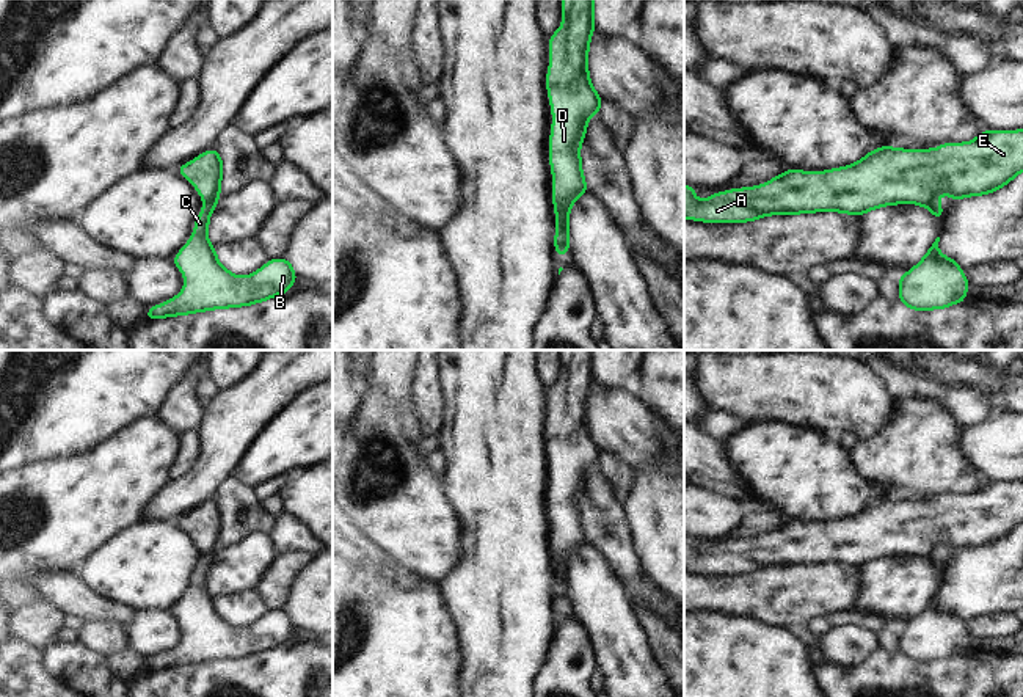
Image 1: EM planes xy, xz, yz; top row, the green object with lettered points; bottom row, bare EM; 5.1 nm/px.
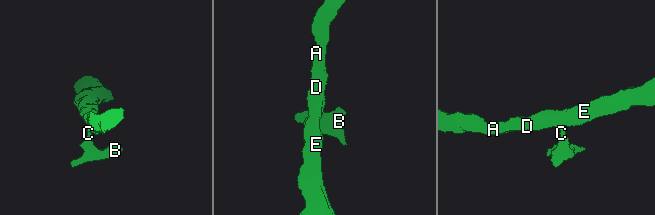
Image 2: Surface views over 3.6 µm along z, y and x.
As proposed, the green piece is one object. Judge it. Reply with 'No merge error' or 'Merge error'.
Merge error

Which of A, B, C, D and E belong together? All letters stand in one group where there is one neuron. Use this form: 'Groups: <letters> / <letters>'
Groups: A D E / B C

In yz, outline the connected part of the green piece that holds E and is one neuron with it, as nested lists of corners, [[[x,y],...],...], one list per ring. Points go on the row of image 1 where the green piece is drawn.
[[[1023,129],[1021,130],[984,130],[968,143],[945,143],[935,149],[897,149],[882,146],[844,168],[830,171],[797,171],[786,170],[783,174],[758,187],[734,188],[715,193],[703,201],[694,195],[697,188],[684,184],[684,218],[708,223],[744,223],[766,215],[794,215],[810,212],[844,212],[863,215],[882,206],[912,203],[929,207],[938,195],[948,195],[954,201],[967,196],[979,196],[996,192],[1009,184],[1017,174],[1023,173]]]

